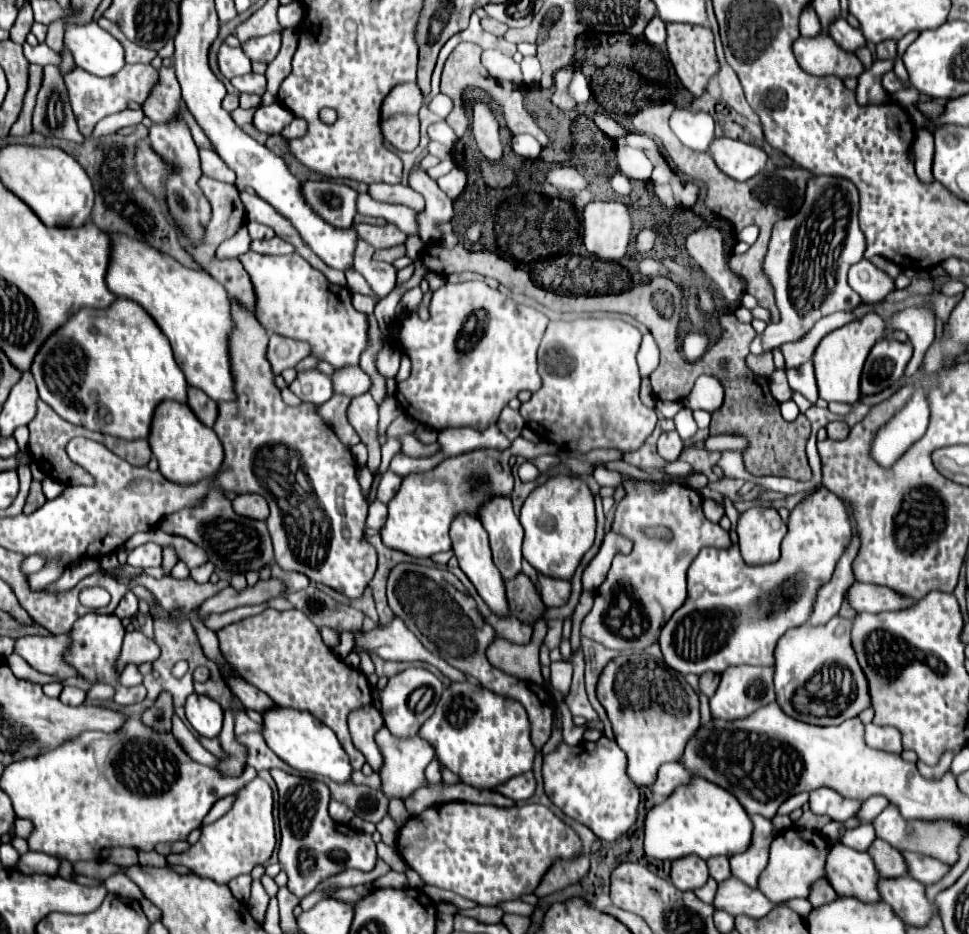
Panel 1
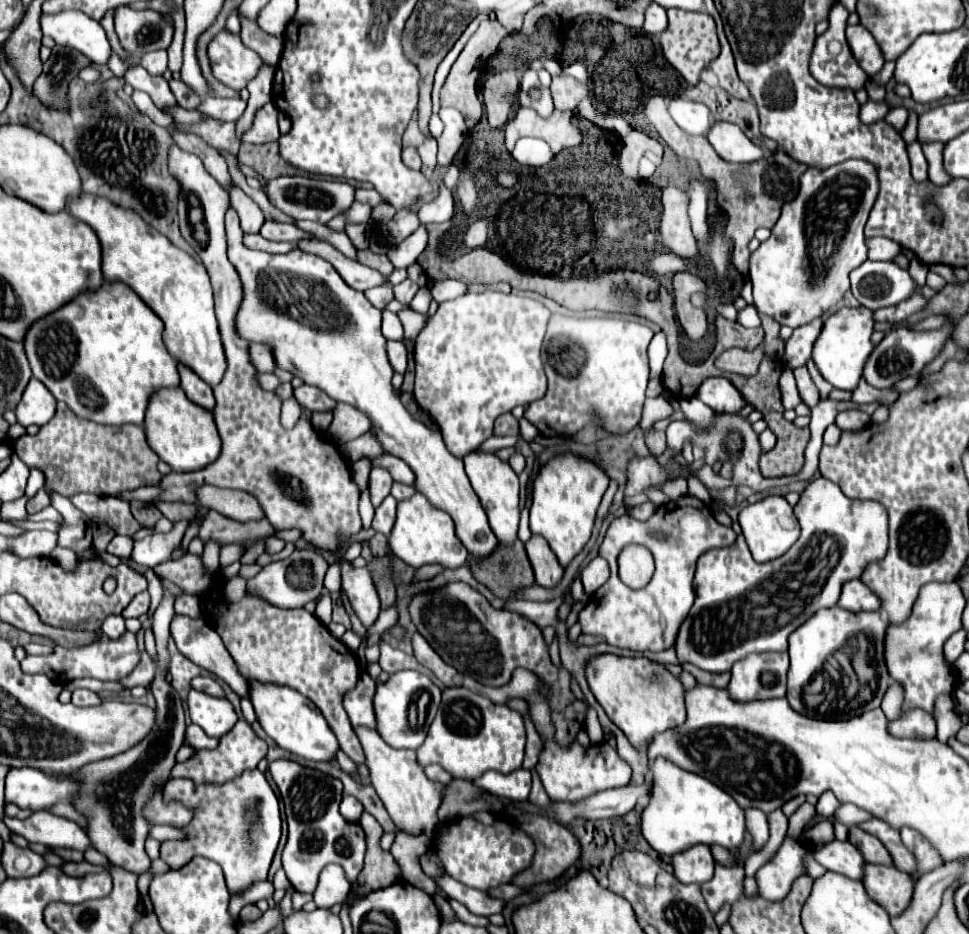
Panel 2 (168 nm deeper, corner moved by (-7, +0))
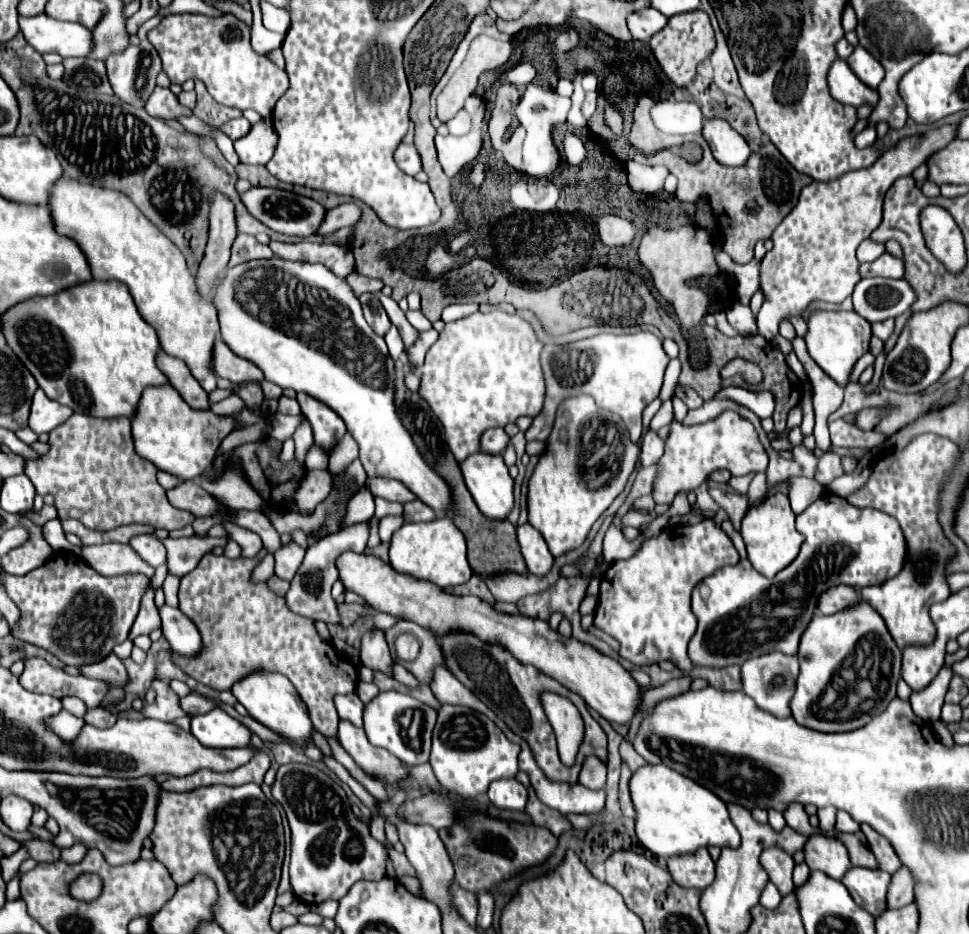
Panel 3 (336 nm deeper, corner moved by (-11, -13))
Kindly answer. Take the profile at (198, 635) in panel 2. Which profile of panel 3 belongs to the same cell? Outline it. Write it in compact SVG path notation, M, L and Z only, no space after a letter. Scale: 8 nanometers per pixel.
M168 605L160 607L160 617L162 617L164 637L168 639L172 651L186 657L196 655L196 651L202 647L196 625L190 619L186 619L186 615L180 609Z

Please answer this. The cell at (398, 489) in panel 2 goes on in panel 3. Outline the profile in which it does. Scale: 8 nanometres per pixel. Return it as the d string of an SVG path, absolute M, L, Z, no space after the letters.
M422 501L404 503L404 521L434 521L436 513Z

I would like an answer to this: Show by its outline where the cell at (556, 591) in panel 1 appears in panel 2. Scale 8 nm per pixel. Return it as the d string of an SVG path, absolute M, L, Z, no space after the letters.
M532 536L526 544L526 552L528 552L528 558L534 566L536 584L540 584L544 588L558 586L564 576L564 568L558 566L556 556L548 548L548 544L540 536Z

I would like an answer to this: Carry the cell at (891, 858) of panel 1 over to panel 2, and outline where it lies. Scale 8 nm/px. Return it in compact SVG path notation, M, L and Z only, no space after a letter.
M852 826L850 828L850 842L864 854L866 862L870 864L882 864L882 866L892 866L892 856L888 854L886 846L872 834Z

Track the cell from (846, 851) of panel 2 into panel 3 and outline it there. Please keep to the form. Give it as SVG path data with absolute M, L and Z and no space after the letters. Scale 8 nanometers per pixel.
M814 833L808 837L802 851L804 851L806 865L812 871L814 869L824 871L826 875L830 875L834 879L842 879L844 871L848 871L848 865L850 865L848 851L838 839Z

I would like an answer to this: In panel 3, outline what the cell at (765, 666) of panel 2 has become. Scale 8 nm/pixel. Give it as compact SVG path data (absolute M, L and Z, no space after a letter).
M780 651L752 657L748 663L742 665L742 679L744 679L744 693L754 699L756 707L762 711L772 713L774 717L788 717L790 715L790 699L794 695L798 677L798 655L786 655Z

